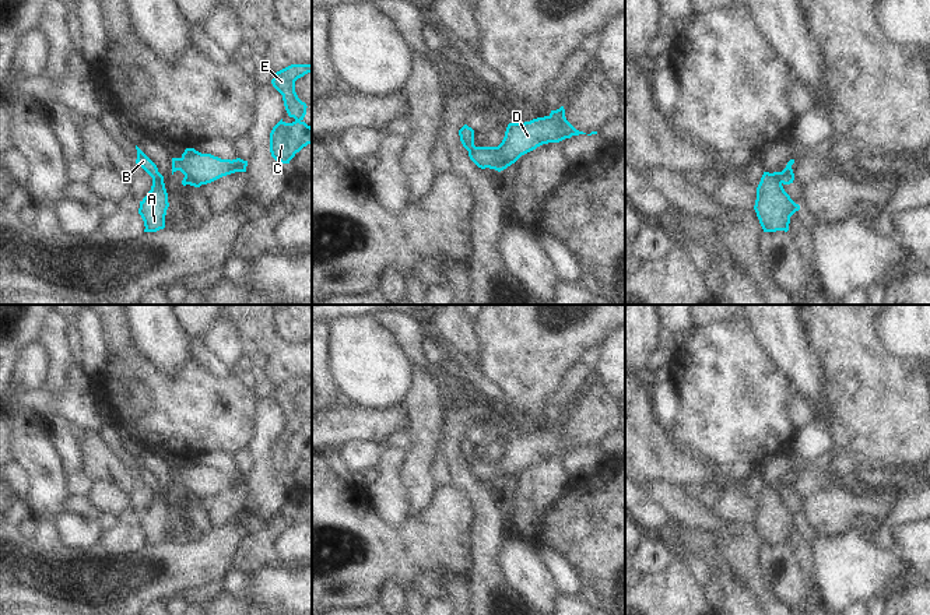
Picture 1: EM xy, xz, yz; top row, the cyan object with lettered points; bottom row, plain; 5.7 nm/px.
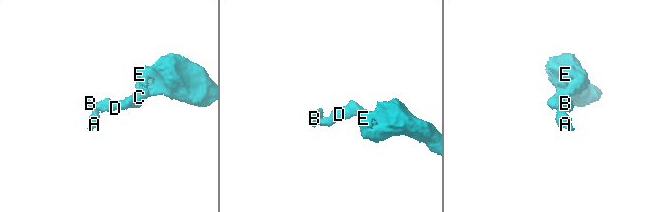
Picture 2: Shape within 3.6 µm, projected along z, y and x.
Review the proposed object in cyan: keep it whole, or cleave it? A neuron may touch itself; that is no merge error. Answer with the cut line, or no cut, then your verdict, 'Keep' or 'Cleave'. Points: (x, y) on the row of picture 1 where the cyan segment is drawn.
Split along yz (779, 172), (782, 182). Cleave

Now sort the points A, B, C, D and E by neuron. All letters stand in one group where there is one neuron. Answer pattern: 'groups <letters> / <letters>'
groups A B / C D E

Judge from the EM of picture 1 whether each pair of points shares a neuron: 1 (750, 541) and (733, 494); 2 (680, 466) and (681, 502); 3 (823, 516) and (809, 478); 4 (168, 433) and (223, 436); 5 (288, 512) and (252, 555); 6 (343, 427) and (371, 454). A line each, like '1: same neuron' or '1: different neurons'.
1: different neurons
2: different neurons
3: different neurons
4: same neuron
5: same neuron
6: different neurons

